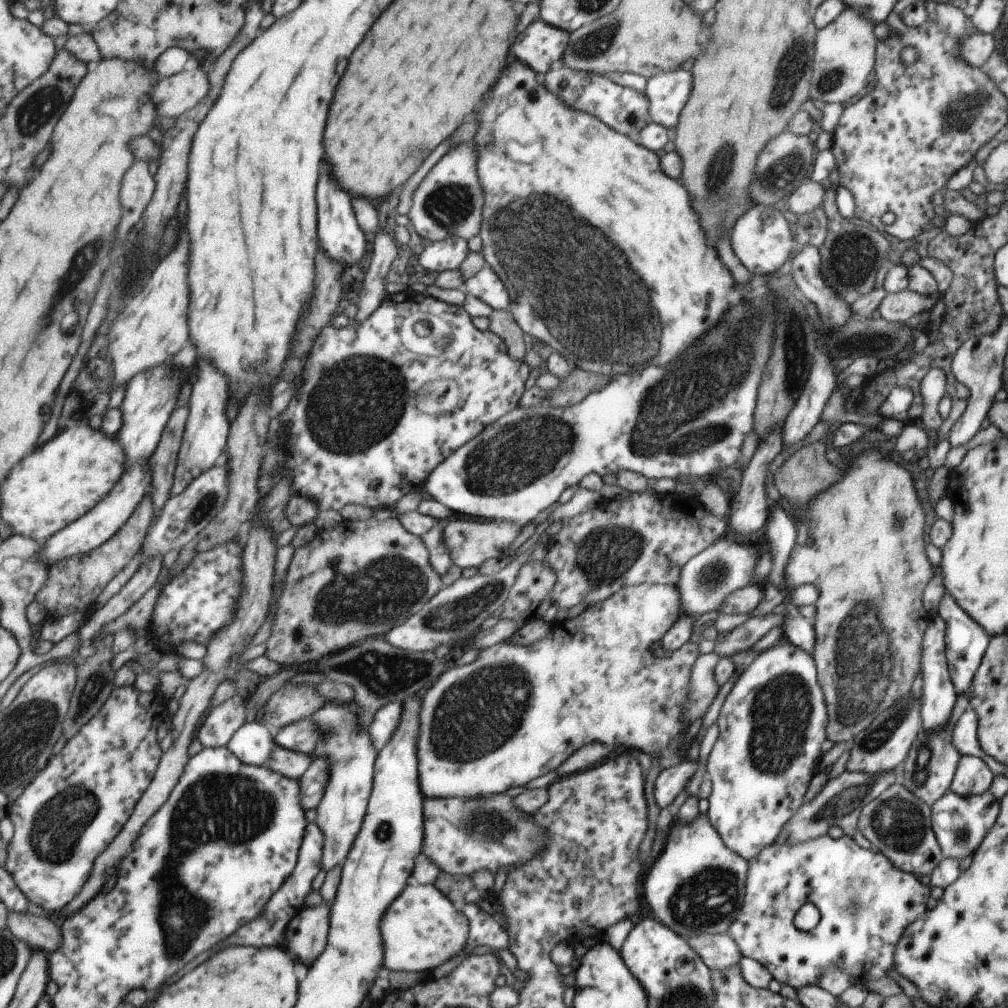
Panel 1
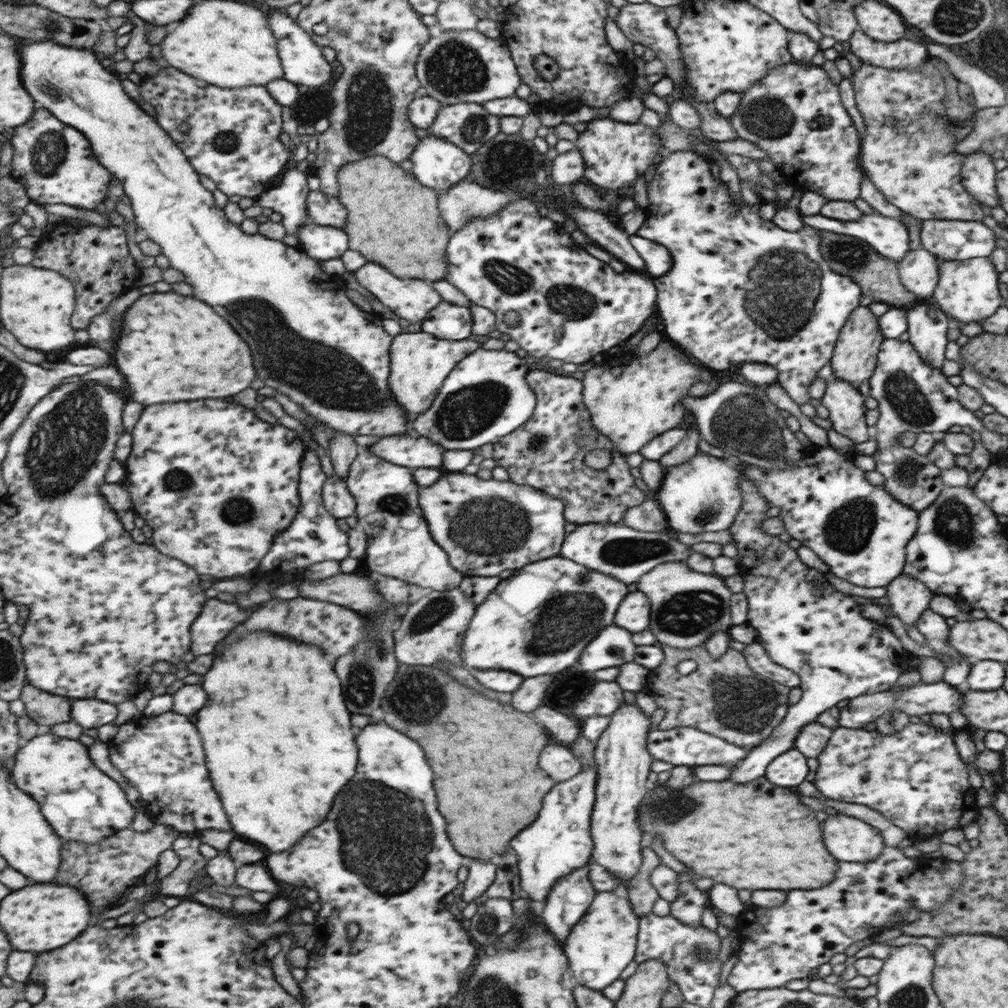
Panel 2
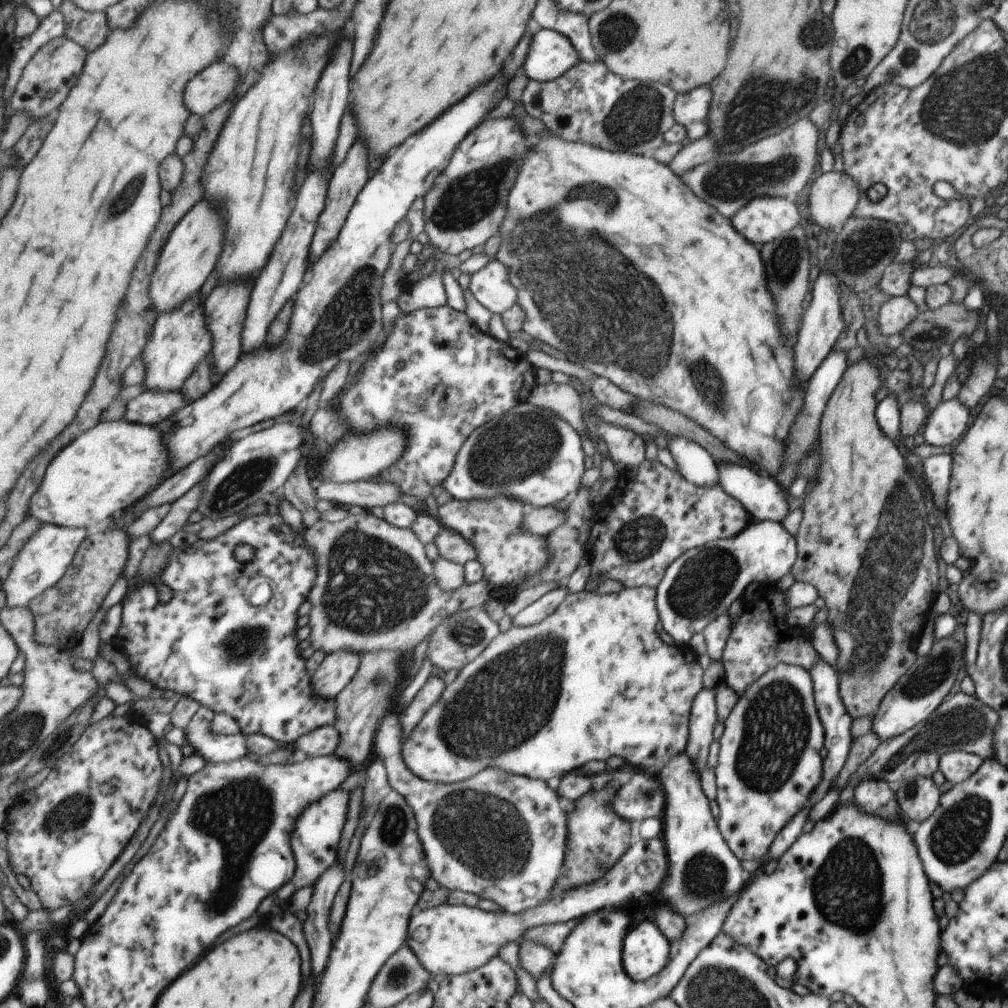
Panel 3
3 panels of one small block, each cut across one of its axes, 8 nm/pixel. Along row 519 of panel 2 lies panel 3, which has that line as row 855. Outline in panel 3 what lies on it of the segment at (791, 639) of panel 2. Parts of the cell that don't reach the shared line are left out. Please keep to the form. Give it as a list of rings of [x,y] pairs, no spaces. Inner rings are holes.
[[[779,663],[771,670],[759,676],[756,684],[752,684],[743,696],[739,697],[738,703],[729,713],[728,719],[724,722],[724,734],[720,738],[720,753],[718,756],[718,764],[715,768],[715,778],[717,785],[717,802],[720,807],[719,828],[722,830],[723,838],[730,845],[732,853],[743,860],[758,860],[767,857],[771,848],[774,846],[775,840],[780,836],[783,829],[787,827],[790,821],[802,810],[806,810],[810,806],[810,800],[816,792],[819,784],[822,783],[823,767],[820,750],[824,748],[824,728],[822,718],[819,717],[818,706],[815,702],[814,680],[806,669],[800,666],[786,663]]]

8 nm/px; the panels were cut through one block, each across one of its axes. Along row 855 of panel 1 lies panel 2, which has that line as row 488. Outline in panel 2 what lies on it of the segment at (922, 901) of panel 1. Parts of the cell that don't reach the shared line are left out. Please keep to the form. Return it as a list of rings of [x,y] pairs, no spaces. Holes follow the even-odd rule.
[[[814,445],[810,446],[806,458],[788,464],[784,470],[764,470],[746,463],[744,473],[758,487],[770,507],[778,506],[786,533],[800,541],[802,546],[812,549],[829,566],[830,573],[859,587],[885,587],[904,574],[904,550],[917,532],[919,514],[892,498],[883,485],[870,484],[866,472],[854,464],[855,454],[838,454],[830,446]]]

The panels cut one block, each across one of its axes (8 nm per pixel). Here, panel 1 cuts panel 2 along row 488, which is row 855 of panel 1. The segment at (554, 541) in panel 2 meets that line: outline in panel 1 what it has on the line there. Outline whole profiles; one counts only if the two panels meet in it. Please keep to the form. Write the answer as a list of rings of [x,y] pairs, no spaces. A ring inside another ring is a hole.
[[[498,793],[474,798],[438,799],[424,796],[424,843],[421,853],[435,865],[451,875],[466,875],[472,878],[478,870],[489,870],[492,874],[525,865],[535,857],[537,851],[549,840],[547,830],[537,823],[534,813],[526,813],[517,807],[515,798]]]

